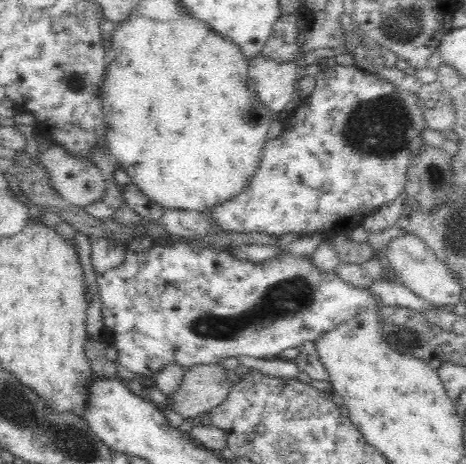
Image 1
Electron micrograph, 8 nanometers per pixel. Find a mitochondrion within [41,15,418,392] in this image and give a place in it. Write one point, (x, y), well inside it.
(287, 298)

